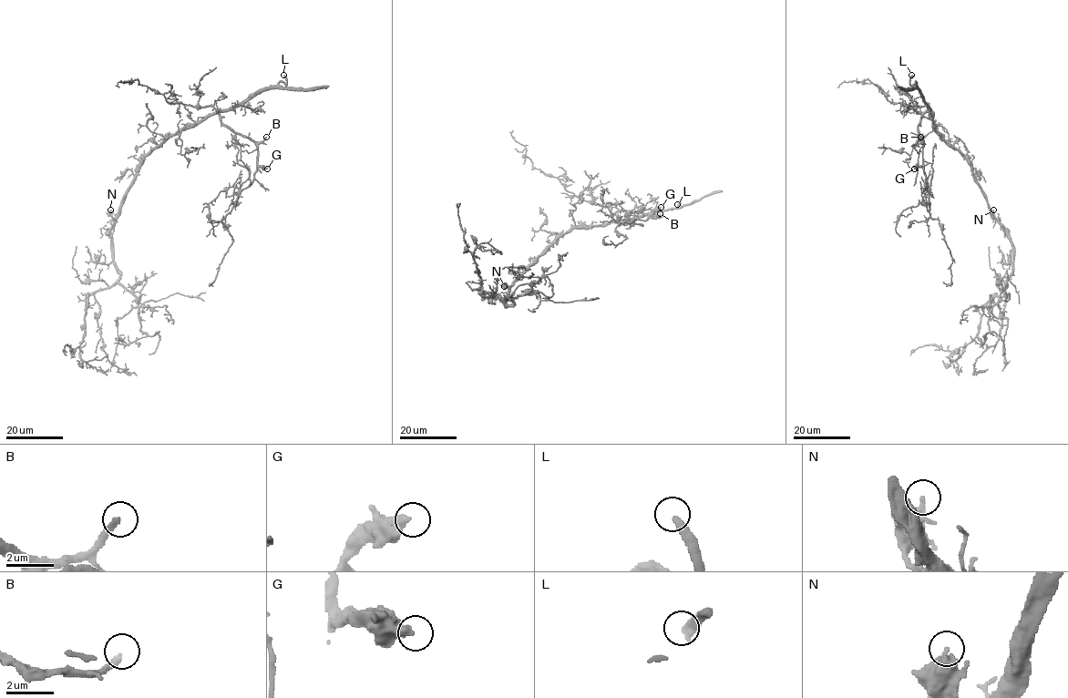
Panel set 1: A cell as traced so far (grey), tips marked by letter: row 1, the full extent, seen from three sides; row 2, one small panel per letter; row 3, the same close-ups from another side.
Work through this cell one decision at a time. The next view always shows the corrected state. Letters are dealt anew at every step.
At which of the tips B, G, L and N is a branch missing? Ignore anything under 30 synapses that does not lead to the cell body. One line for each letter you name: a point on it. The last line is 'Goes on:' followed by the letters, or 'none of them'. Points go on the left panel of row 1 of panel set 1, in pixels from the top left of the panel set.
L: Place: (283, 75)
Goes on: L

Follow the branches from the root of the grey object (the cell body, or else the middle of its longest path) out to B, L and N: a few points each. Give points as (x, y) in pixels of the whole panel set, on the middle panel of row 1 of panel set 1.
B: (544, 251), (566, 232), (601, 226), (611, 221), (619, 210), (660, 213)
L: (544, 251), (558, 238), (574, 228), (628, 221), (642, 215), (676, 209), (681, 203), (677, 204)
N: (544, 251), (509, 286), (504, 286)

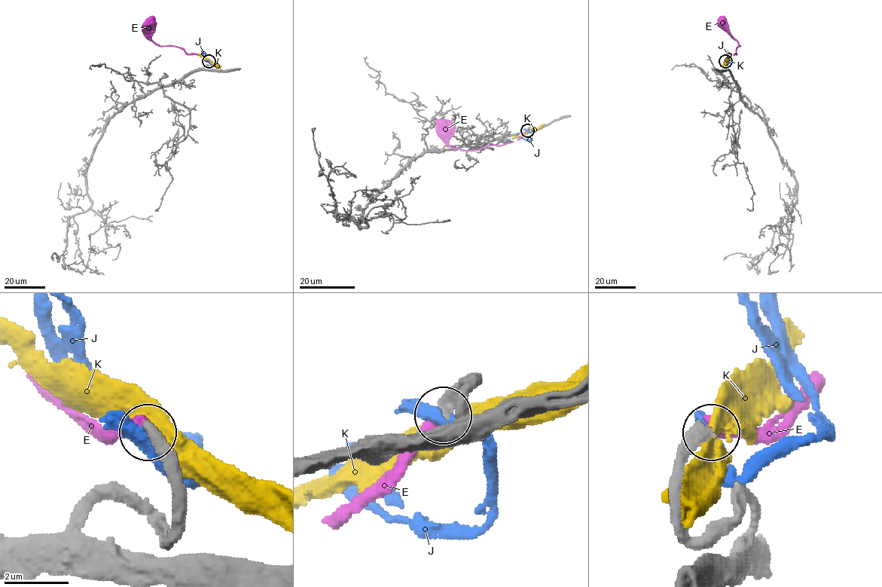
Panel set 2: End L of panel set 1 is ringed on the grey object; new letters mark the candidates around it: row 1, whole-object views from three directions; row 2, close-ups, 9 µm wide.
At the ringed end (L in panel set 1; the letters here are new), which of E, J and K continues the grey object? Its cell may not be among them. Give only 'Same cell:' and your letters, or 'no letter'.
Same cell: E

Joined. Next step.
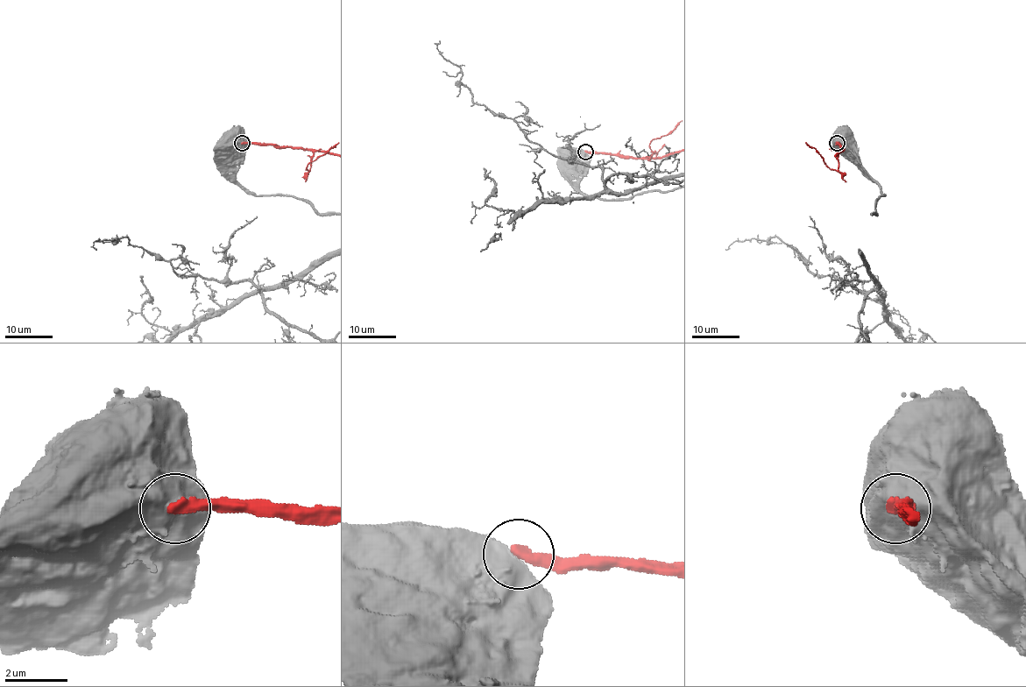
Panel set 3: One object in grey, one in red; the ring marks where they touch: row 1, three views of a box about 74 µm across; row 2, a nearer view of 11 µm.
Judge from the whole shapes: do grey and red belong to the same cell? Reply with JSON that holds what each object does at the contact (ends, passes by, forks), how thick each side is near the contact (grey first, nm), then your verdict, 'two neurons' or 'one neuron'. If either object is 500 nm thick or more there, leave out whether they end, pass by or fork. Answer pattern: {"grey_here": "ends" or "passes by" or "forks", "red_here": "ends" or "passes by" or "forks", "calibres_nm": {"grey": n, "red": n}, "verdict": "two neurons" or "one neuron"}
{"calibres_nm": {"grey": 750, "red": 400}, "verdict": "two neurons"}

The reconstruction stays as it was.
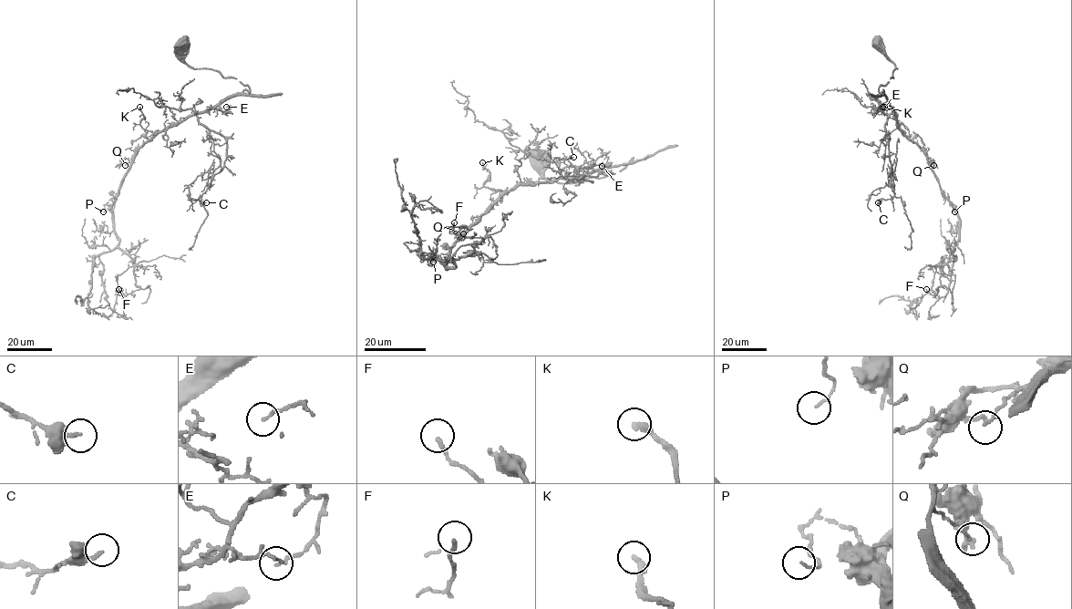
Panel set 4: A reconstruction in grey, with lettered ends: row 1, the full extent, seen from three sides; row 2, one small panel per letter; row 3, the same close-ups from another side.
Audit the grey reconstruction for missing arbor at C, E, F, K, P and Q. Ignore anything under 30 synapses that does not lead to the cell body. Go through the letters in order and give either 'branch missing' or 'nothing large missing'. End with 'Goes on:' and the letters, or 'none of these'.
C: nothing large missing
E: nothing large missing
F: nothing large missing
K: nothing large missing
P: nothing large missing
Q: nothing large missing
Goes on: none of these

